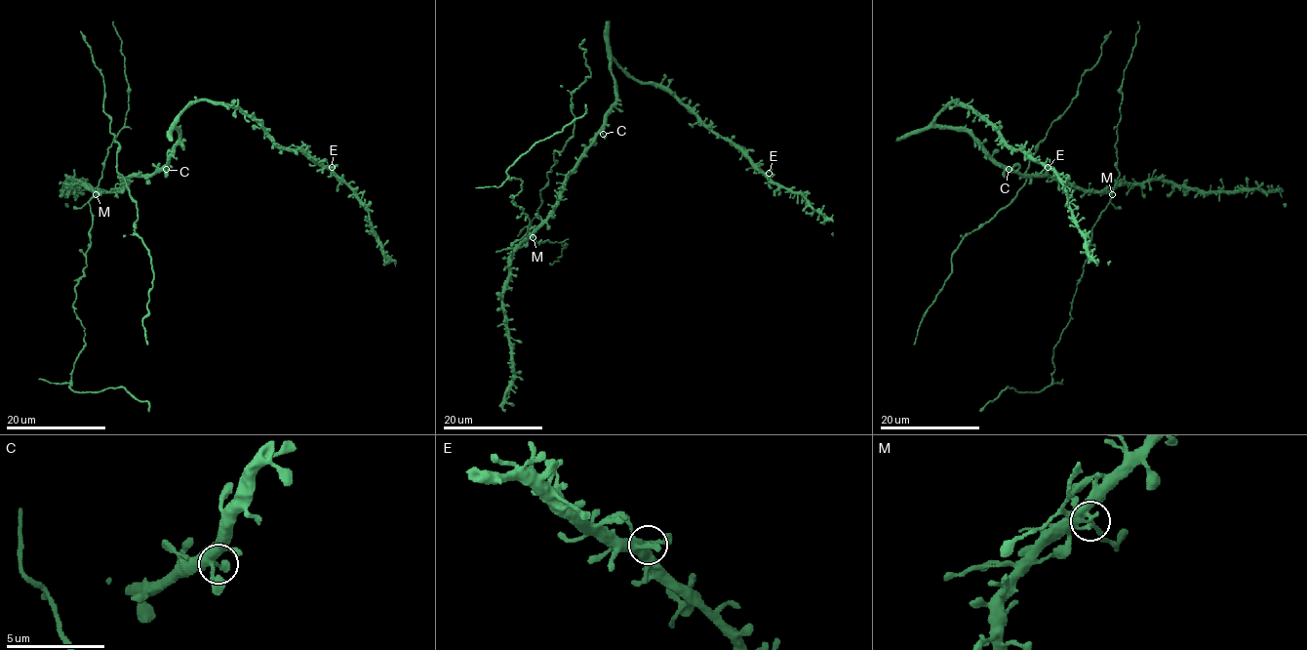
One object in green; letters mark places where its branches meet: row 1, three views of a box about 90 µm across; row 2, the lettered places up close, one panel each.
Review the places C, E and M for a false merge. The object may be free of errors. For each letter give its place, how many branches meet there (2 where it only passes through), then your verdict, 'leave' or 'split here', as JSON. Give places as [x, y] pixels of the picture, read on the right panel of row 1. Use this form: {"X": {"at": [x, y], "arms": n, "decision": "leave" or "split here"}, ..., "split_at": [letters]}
{"C": {"at": [1009, 169], "arms": 3, "decision": "leave"}, "E": {"at": [1048, 167], "arms": 3, "decision": "leave"}, "M": {"at": [1112, 194], "arms": 3, "decision": "leave"}, "split_at": []}

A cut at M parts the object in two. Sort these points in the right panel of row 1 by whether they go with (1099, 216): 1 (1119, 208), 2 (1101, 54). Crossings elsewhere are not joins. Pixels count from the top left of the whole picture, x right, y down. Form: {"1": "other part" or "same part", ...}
{"1": "same part", "2": "other part"}

